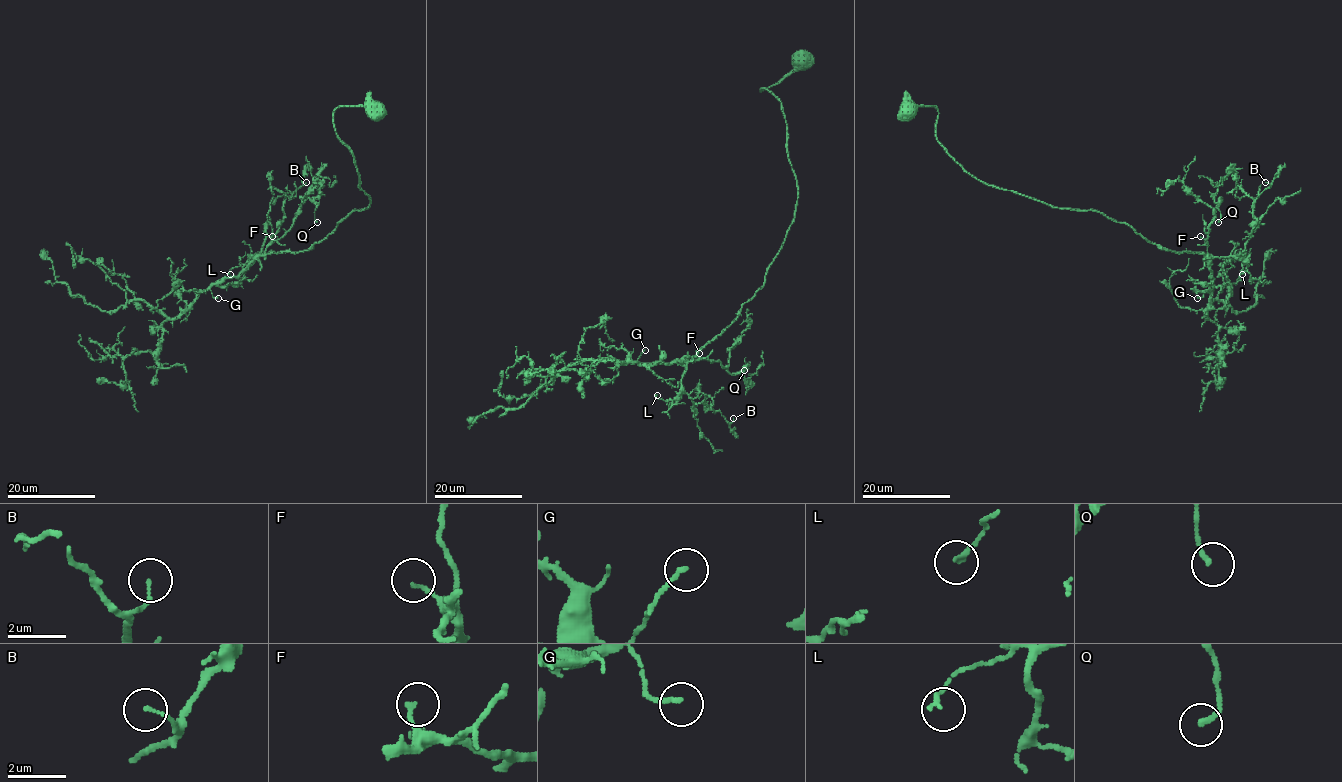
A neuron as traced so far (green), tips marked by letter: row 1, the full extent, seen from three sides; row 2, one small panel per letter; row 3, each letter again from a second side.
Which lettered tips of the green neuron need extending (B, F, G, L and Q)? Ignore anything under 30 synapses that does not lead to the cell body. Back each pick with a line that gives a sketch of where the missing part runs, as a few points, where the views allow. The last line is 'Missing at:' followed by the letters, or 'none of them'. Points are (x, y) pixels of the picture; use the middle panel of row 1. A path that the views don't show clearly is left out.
Missing at: none of them

